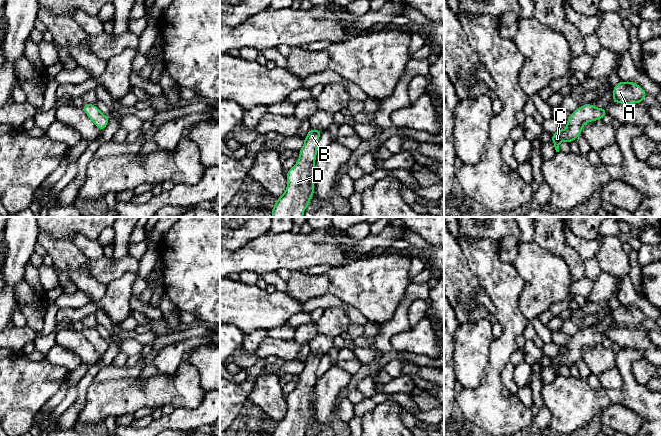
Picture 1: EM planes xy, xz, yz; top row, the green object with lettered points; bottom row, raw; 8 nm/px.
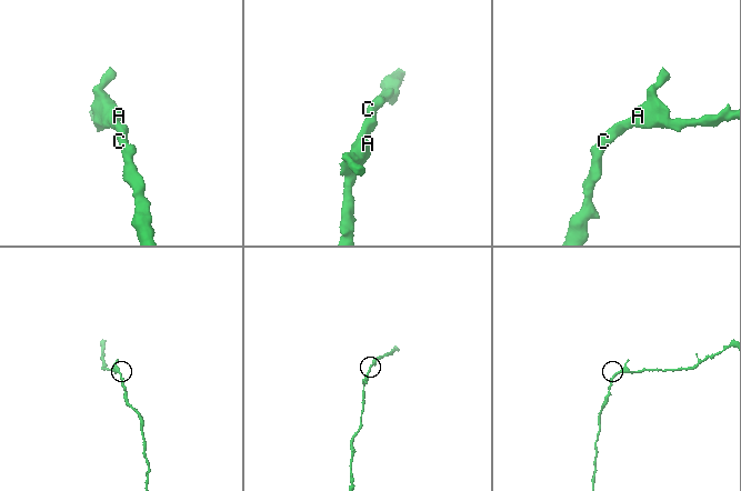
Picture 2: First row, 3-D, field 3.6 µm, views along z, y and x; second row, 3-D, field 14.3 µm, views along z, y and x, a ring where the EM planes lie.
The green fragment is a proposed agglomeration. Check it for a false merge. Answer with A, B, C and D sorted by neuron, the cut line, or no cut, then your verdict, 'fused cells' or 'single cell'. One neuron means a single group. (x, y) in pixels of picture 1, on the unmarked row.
A B C D; no cut; single cell

